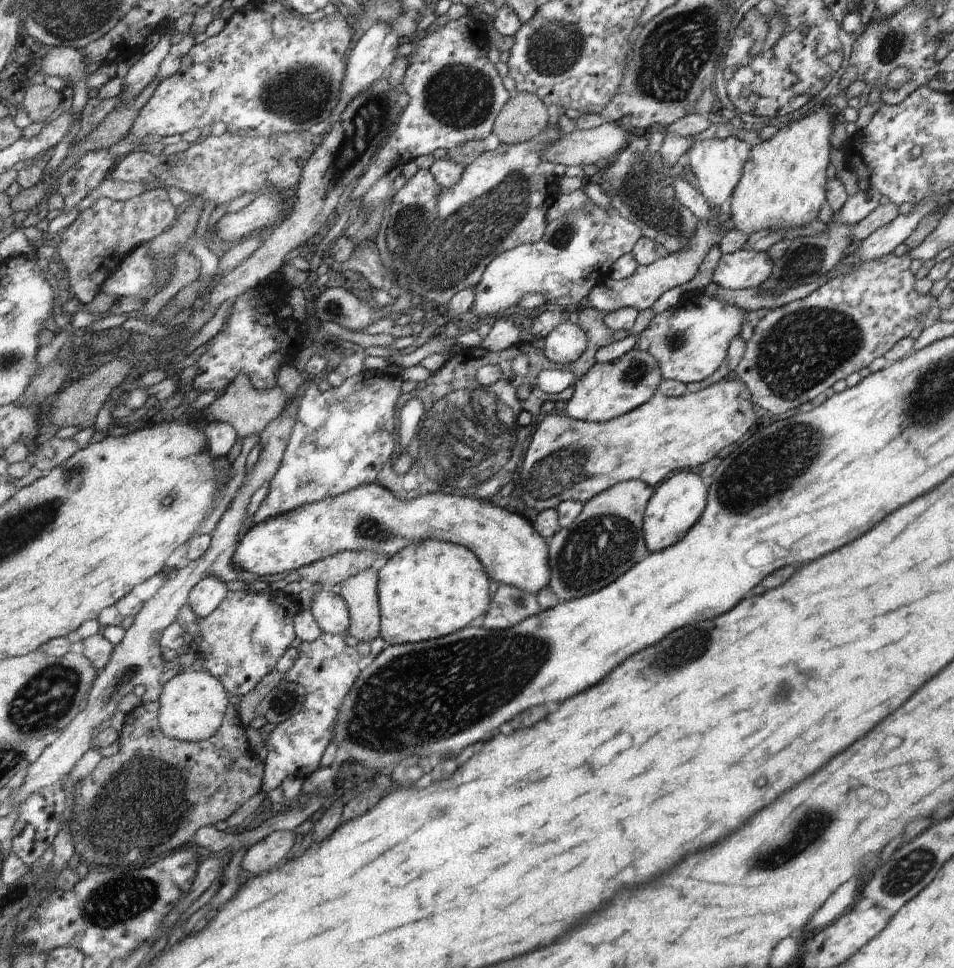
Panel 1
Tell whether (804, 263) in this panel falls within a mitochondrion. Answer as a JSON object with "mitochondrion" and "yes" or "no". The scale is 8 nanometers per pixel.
{"mitochondrion":"yes"}

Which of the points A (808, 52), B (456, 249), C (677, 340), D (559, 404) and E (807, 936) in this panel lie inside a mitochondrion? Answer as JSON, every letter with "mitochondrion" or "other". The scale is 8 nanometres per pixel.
{"A":"mitochondrion","B":"mitochondrion","C":"mitochondrion","D":"other","E":"other"}

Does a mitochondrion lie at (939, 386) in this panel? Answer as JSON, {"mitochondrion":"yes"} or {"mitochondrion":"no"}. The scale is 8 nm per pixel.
{"mitochondrion":"yes"}

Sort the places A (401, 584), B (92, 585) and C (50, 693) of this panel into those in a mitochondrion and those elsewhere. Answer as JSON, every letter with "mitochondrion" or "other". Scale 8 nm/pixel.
{"A":"other","B":"other","C":"mitochondrion"}

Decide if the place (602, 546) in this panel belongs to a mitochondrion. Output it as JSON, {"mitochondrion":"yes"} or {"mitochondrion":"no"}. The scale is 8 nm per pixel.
{"mitochondrion":"yes"}

